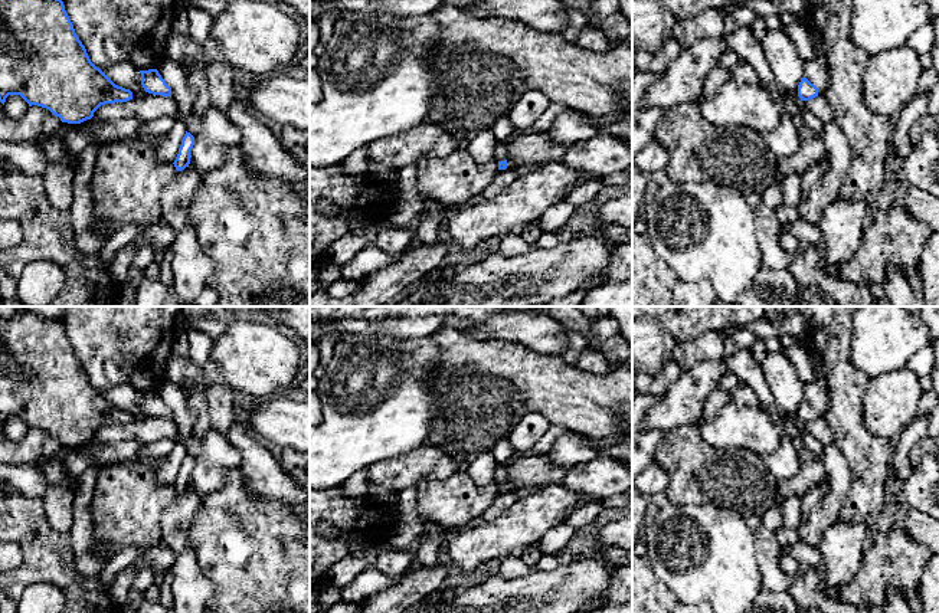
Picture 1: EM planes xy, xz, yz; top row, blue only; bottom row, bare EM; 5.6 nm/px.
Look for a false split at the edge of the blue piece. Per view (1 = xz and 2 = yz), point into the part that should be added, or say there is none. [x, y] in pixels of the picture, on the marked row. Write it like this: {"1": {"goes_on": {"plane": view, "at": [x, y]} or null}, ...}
{"1": {"goes_on": null}, "2": {"goes_on": null}}

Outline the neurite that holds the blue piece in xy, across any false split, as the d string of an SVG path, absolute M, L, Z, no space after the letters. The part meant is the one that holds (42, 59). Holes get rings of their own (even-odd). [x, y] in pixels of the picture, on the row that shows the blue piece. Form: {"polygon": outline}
{"polygon": "M0 0L0 102L3 105L9 95L20 95L29 106L46 108L68 124L91 119L101 105L132 99L130 89L115 85L91 62L62 0Z"}

